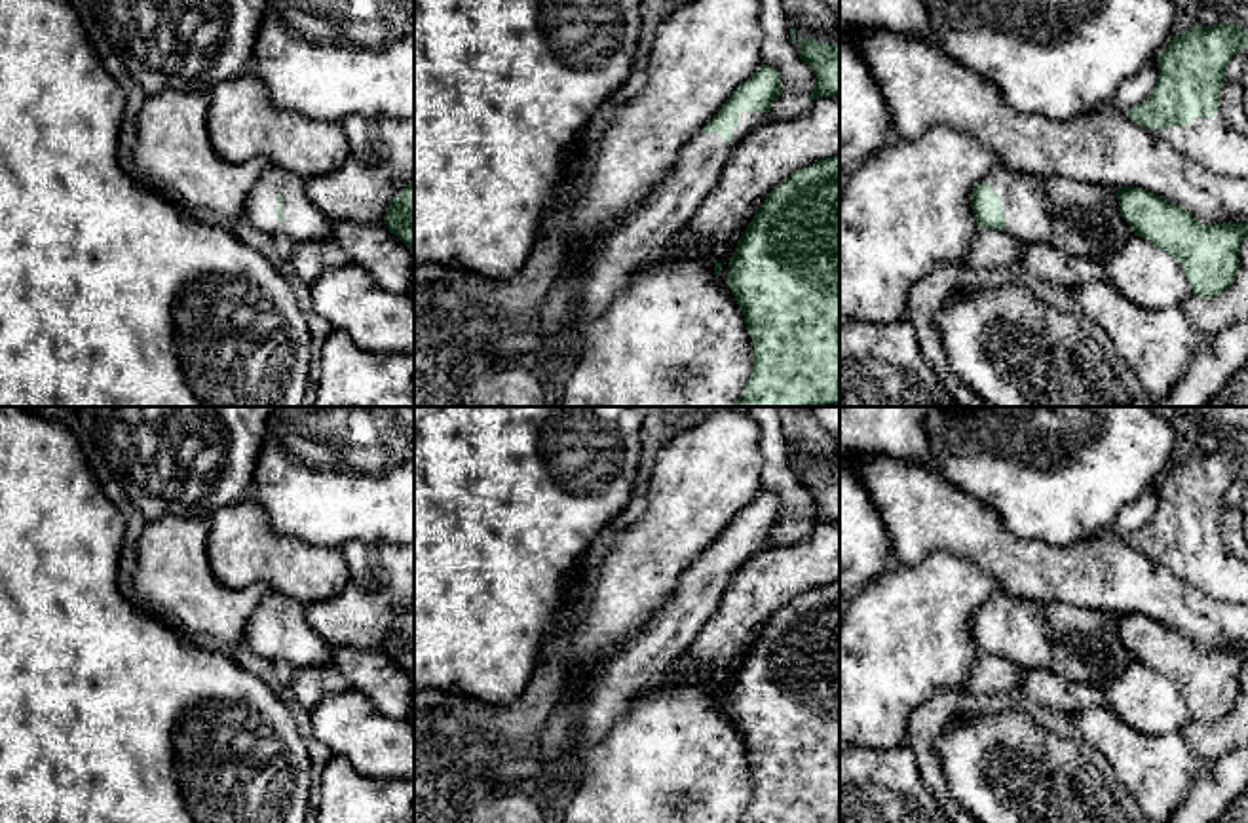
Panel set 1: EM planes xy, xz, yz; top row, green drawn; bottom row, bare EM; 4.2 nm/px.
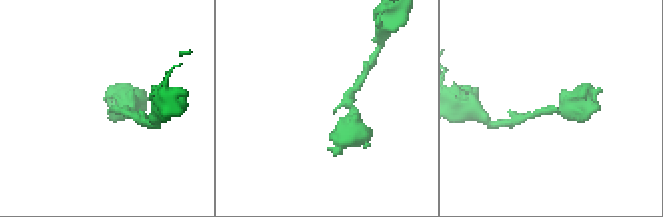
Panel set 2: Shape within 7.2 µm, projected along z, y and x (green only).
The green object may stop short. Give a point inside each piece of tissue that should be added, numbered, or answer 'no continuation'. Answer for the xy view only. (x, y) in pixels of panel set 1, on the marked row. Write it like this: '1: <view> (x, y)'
1: xy (302, 221)

